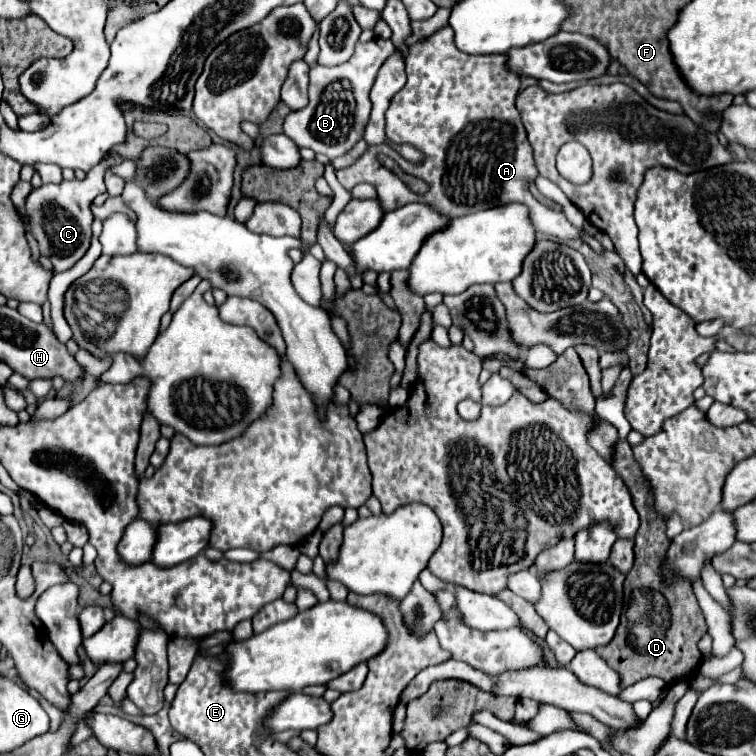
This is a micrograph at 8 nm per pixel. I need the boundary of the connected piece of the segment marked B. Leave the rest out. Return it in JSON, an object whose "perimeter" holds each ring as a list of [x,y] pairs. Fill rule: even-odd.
{"perimeter":[[[374,38],[366,44],[358,42],[352,58],[340,66],[314,66],[310,70],[310,86],[308,96],[310,102],[306,108],[292,110],[284,118],[284,134],[294,140],[298,146],[312,148],[318,154],[328,156],[330,160],[346,154],[360,138],[370,116],[370,88],[376,80],[376,74],[382,62],[394,52],[394,44],[390,40]]]}

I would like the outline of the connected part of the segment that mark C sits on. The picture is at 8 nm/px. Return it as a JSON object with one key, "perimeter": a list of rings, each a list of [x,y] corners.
{"perimeter":[[[113,154],[111,157],[103,159],[94,168],[90,168],[90,172],[86,172],[84,180],[62,180],[60,184],[42,184],[40,188],[32,190],[24,202],[26,208],[26,220],[28,226],[32,230],[32,236],[38,242],[40,254],[50,258],[54,272],[64,272],[68,268],[72,268],[88,250],[90,246],[90,224],[94,220],[90,204],[92,200],[100,194],[106,192],[104,186],[104,173],[108,168],[121,164],[124,160]]]}

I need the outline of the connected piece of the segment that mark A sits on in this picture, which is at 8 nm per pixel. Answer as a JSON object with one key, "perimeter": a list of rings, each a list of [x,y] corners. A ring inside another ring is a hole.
{"perimeter":[[[450,26],[438,30],[428,38],[428,42],[418,42],[412,44],[406,56],[406,74],[408,82],[406,86],[396,92],[390,100],[390,108],[386,110],[386,138],[392,144],[410,144],[416,150],[424,154],[422,162],[408,162],[402,158],[390,144],[378,144],[378,146],[368,146],[368,150],[350,166],[340,168],[336,172],[338,182],[350,192],[356,184],[368,182],[376,188],[378,200],[382,204],[384,212],[402,208],[410,202],[420,202],[430,208],[434,208],[440,216],[446,218],[456,218],[456,216],[466,216],[470,212],[510,204],[510,202],[522,202],[530,210],[530,222],[534,228],[558,236],[558,238],[580,238],[578,230],[566,220],[562,212],[554,212],[542,202],[538,202],[528,186],[536,180],[538,170],[532,158],[532,148],[528,144],[524,126],[520,122],[520,114],[514,106],[518,88],[520,88],[520,78],[514,76],[504,68],[506,56],[466,56],[464,52],[458,52],[454,48],[454,32],[450,32]],[[378,152],[384,152],[392,160],[400,164],[400,168],[416,178],[424,178],[424,182],[430,186],[426,194],[414,194],[394,172],[384,168],[378,162]]]}

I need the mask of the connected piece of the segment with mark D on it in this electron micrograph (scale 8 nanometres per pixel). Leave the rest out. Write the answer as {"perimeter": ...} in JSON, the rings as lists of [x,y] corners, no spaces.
{"perimeter":[[[618,440],[614,444],[612,468],[632,494],[634,508],[640,514],[640,528],[636,532],[634,566],[624,580],[624,610],[620,626],[614,640],[606,648],[596,648],[596,652],[606,660],[606,664],[610,664],[610,668],[618,670],[624,688],[648,676],[660,676],[666,680],[666,684],[674,684],[694,676],[700,668],[702,654],[698,650],[698,640],[706,634],[704,614],[692,586],[686,580],[678,578],[674,586],[664,586],[658,576],[658,566],[666,554],[666,548],[670,546],[666,522],[658,520],[658,516],[654,516],[654,508],[650,508],[650,488],[646,488],[646,480],[642,480],[642,472],[628,442]]]}

